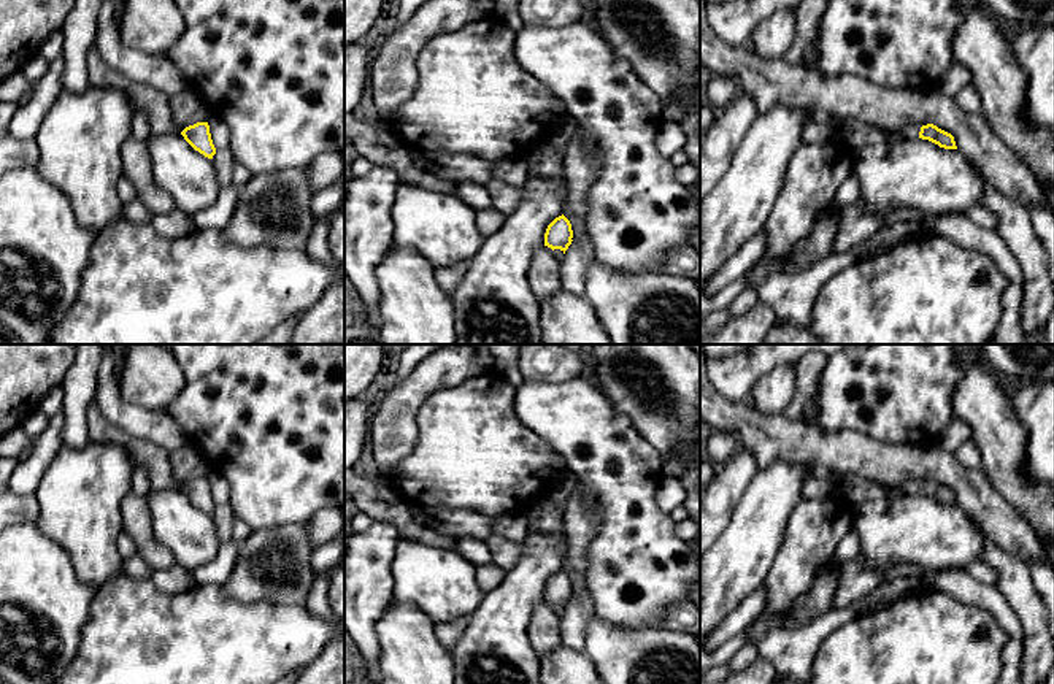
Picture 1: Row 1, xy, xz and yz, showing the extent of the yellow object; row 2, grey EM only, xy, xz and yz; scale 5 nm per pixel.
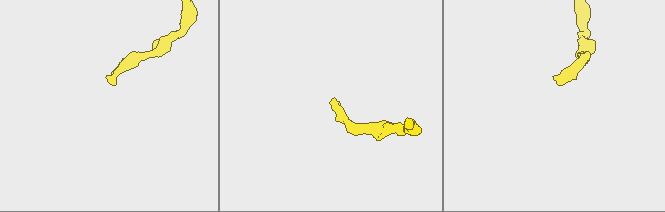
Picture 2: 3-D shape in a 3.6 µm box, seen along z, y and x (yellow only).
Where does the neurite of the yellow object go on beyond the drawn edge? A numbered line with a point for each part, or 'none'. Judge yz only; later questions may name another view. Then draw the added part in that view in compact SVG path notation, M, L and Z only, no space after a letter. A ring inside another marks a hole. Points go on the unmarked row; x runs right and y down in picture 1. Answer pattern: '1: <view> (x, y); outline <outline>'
1: yz (910, 488); outline M916 479L906 481L900 486L900 489L905 495L919 494L919 487L921 487L921 481L916 481Z

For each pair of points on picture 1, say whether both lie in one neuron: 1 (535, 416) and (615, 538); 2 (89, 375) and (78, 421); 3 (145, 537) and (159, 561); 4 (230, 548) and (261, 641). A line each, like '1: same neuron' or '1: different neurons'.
1: same neuron
2: same neuron
3: same neuron
4: different neurons

